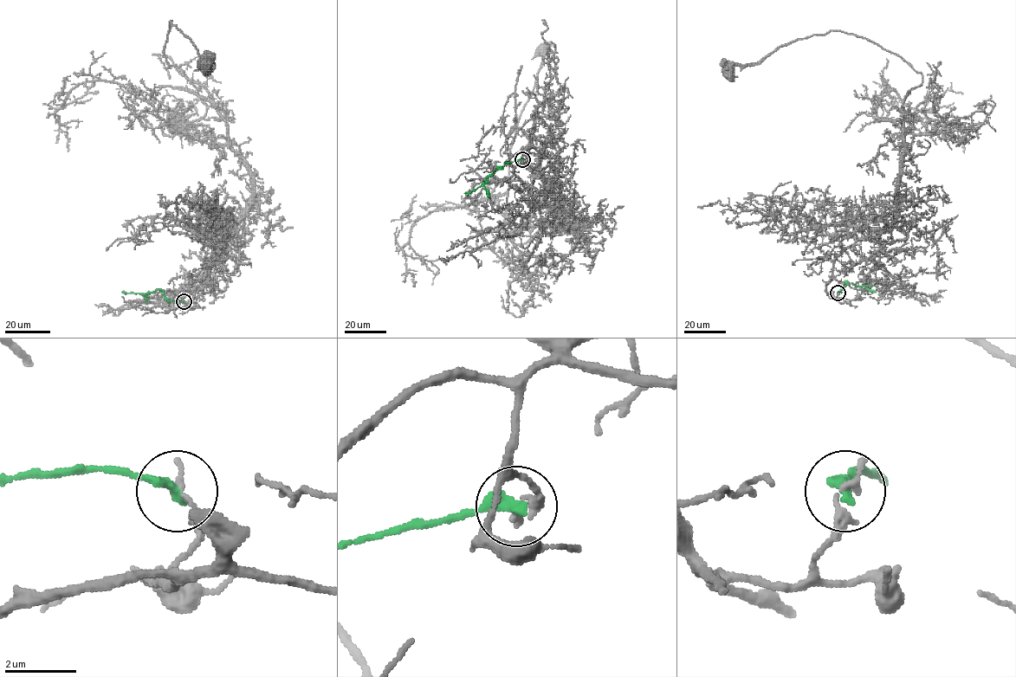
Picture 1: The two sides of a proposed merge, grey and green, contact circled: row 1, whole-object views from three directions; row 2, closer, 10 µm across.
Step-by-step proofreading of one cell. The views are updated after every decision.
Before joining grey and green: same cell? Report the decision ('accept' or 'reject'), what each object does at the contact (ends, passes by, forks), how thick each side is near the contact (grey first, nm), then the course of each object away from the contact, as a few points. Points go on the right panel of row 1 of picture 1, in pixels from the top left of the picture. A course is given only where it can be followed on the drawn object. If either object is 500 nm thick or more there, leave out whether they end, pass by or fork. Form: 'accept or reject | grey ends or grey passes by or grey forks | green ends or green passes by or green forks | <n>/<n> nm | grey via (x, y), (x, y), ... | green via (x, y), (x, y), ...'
reject | grey ends | green ends | 200/320 nm | grey via (838, 293), (826, 291), (837, 256), (894, 215), (902, 102), (922, 74), (863, 37), (829, 30), (729, 70) | green via (838, 293), (847, 281), (861, 286), (871, 283)

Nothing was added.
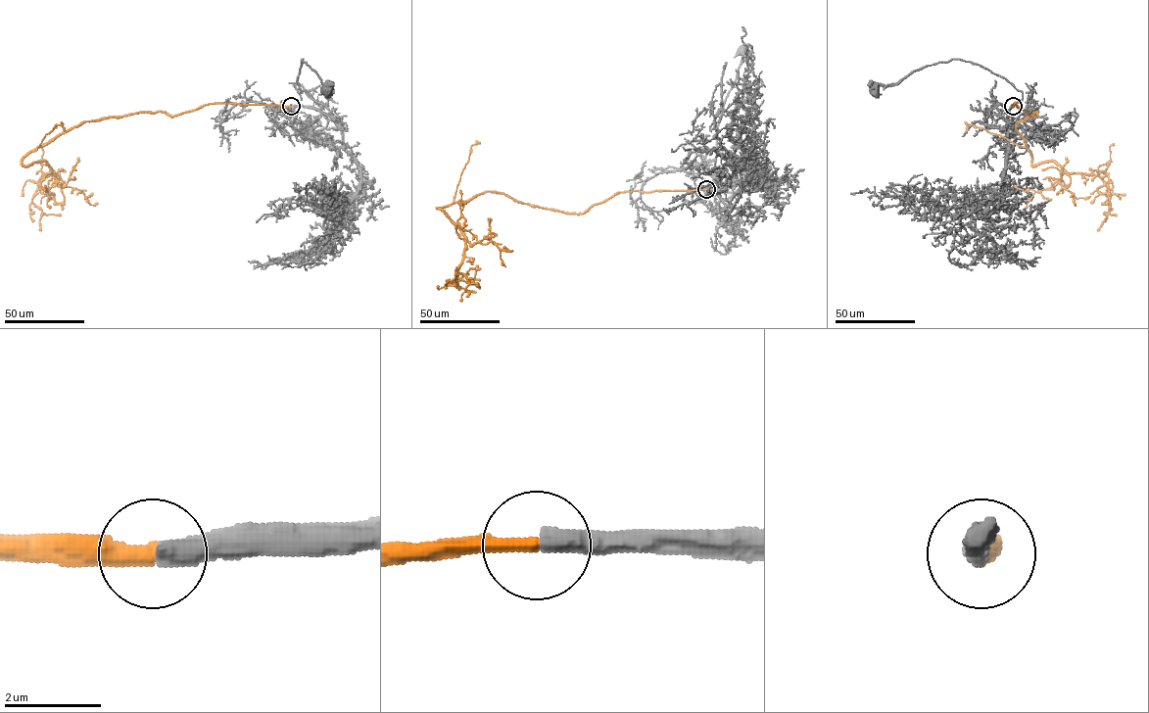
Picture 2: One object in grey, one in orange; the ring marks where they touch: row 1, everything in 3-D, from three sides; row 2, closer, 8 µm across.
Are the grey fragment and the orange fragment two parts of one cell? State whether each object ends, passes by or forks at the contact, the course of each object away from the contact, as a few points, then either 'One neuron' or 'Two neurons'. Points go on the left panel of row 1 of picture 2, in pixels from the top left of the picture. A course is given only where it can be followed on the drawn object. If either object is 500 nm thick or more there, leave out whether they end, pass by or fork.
At the ring grey ends. At the ring orange ends. Course of grey: (291, 106), (315, 108), (332, 118), (325, 106), (301, 89), (297, 77), (302, 59), (326, 84), (326, 89). Course of orange: (291, 106), (209, 103), (172, 116), (81, 121), (22, 161), (50, 168), (32, 200), (39, 230). One neuron

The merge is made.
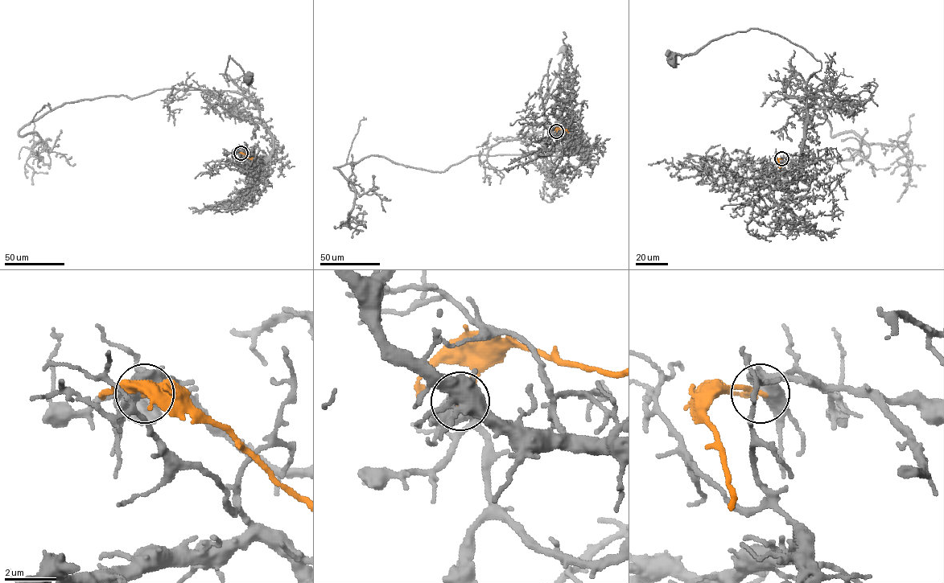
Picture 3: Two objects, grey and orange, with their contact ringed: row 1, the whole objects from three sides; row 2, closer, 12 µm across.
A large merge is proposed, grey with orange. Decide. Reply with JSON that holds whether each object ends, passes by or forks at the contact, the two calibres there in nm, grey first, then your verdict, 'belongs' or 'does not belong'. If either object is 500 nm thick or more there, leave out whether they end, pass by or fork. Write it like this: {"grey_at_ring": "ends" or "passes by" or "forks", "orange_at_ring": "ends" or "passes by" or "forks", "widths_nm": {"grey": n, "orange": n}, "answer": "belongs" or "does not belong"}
{"grey_at_ring": "forks", "orange_at_ring": "ends", "widths_nm": {"grey": 480, "orange": 190}, "answer": "does not belong"}

